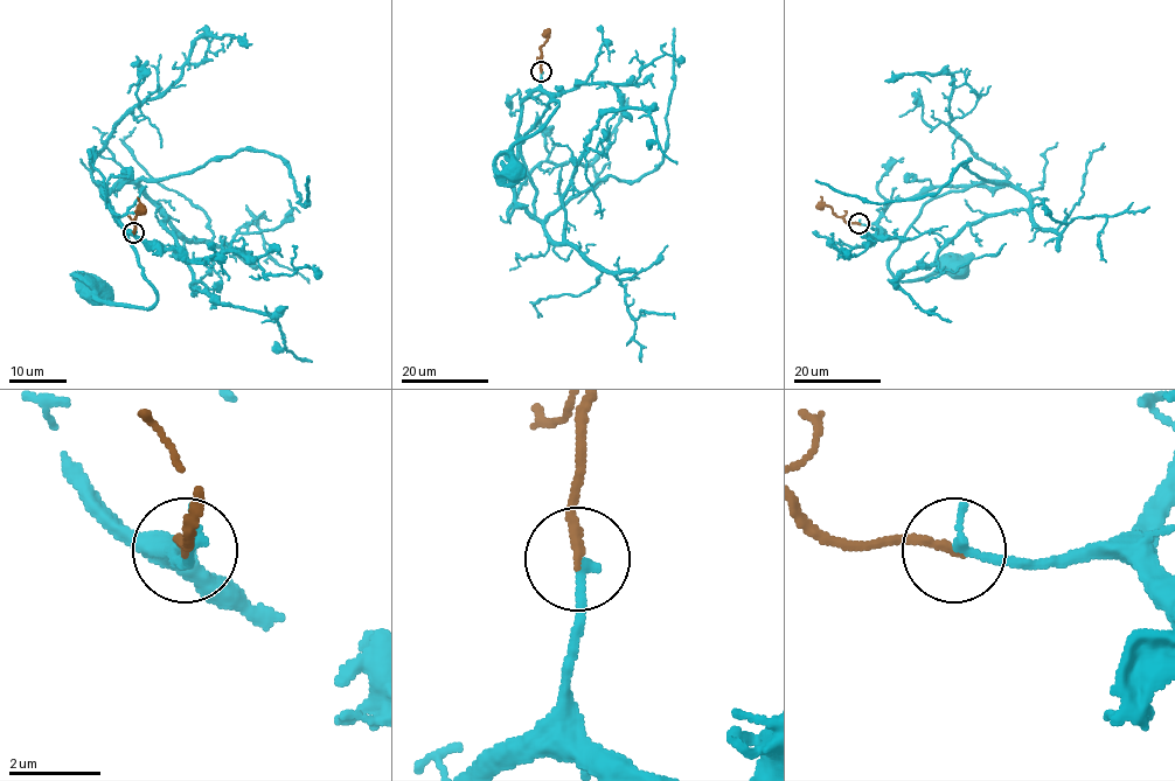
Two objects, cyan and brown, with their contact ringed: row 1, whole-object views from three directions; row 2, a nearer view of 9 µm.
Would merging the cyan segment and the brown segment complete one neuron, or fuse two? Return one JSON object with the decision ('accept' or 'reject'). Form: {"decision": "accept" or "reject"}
{"decision": "accept"}

